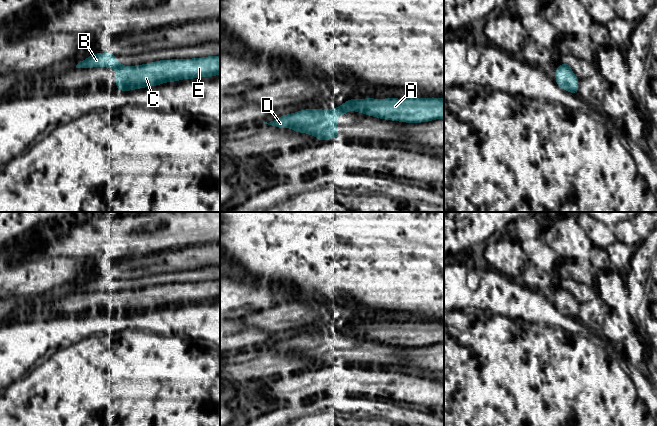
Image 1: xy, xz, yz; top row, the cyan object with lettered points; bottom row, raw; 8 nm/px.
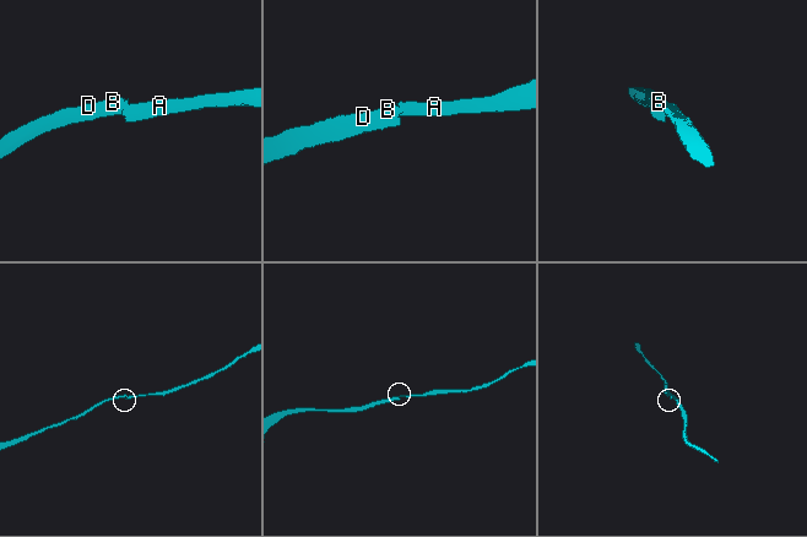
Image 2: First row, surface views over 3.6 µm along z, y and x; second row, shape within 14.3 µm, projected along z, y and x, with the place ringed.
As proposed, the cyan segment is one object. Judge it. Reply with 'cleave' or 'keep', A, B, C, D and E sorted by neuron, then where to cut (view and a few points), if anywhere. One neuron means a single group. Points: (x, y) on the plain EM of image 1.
cleave | A C E / B D | xy (121, 289), (113, 292)

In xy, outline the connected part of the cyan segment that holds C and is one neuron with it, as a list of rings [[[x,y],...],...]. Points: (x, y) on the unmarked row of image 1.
[[[220,280],[159,284],[114,293],[116,294],[117,315],[131,315],[182,303],[220,299]]]

